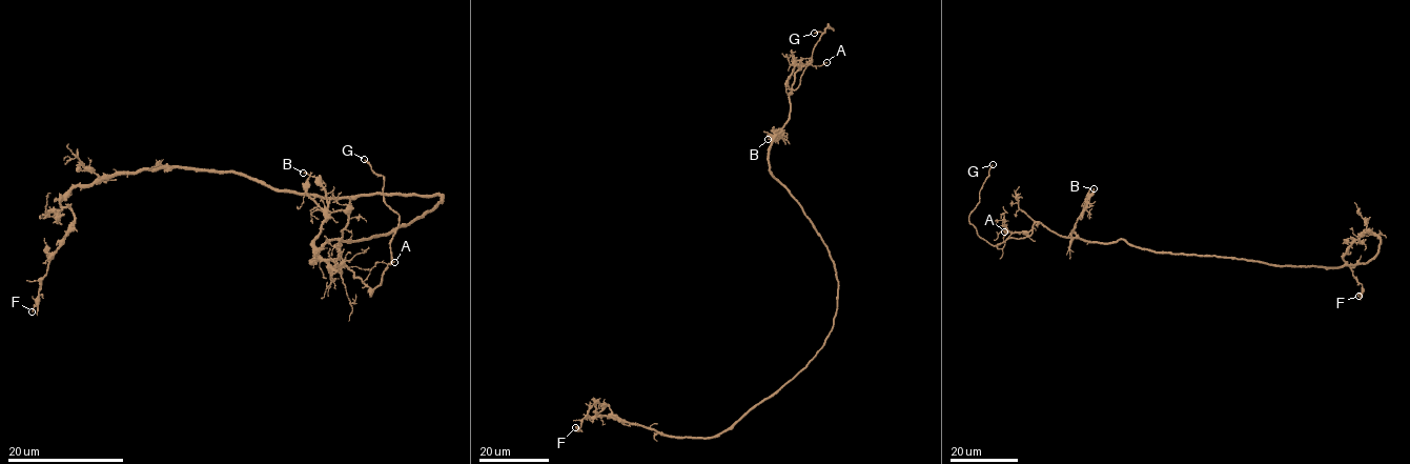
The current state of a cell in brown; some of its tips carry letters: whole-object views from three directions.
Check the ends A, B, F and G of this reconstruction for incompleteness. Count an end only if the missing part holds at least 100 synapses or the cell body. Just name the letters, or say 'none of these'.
G

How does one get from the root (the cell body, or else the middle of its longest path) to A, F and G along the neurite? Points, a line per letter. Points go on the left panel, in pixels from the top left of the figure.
A: (441, 199), (394, 230), (328, 241), (311, 265), (340, 257), (339, 245), (332, 268), (339, 273), (394, 262)
F: (441, 199), (332, 198), (182, 167), (116, 172), (75, 185), (60, 203), (74, 223), (32, 311)
G: (441, 199), (394, 230), (328, 241), (313, 259), (332, 261), (339, 245), (370, 297), (399, 216), (364, 159)

